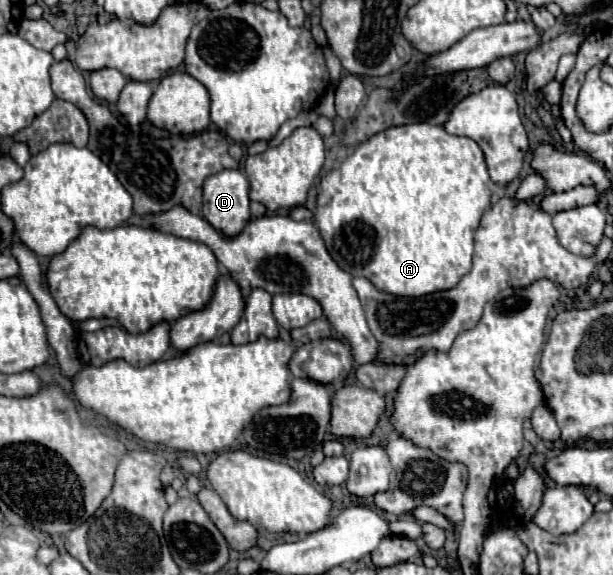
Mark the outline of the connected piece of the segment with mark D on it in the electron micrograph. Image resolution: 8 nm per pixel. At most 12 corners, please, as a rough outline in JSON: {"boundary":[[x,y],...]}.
{"boundary":[[238,169],[204,181],[202,217],[224,237],[250,221]]}

